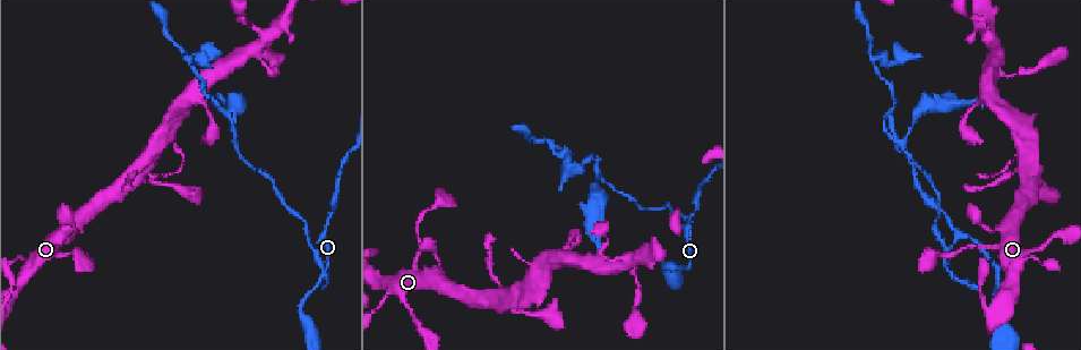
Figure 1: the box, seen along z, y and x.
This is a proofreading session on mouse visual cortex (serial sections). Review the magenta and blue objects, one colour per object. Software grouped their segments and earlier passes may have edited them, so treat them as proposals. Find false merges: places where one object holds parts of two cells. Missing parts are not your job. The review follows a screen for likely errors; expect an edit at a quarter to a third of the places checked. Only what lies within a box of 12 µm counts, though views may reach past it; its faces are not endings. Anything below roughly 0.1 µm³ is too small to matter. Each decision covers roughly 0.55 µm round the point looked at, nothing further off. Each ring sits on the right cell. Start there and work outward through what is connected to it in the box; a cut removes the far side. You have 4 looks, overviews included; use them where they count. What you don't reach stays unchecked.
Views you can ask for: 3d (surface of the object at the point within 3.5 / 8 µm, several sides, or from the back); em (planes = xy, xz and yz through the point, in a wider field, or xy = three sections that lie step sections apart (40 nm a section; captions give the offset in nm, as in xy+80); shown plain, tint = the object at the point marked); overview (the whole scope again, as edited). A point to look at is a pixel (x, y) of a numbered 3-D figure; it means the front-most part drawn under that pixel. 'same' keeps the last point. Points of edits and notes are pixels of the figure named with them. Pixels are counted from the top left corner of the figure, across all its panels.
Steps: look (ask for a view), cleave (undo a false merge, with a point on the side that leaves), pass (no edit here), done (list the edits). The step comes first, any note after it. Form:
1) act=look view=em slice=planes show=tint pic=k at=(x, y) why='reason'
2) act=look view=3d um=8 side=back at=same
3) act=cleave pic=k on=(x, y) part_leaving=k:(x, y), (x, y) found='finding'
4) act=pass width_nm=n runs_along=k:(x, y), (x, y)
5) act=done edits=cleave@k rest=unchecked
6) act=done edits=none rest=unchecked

act=look view=3d um=3.5 pic=1 at=(311, 246) why='abrupt turn'

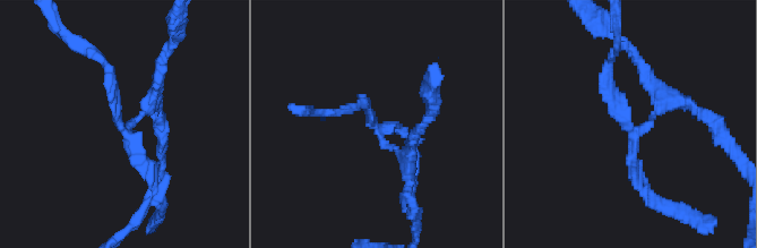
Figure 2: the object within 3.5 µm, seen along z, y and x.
act=look view=em slice=xy step=5 show=tint pic=2 at=(375, 126)

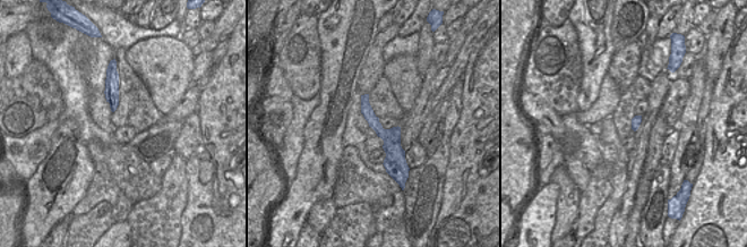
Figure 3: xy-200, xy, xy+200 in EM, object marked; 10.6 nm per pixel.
act=cleave pic=2 on=(138, 144) part_leaving=2:(138, 117), (117, 120), (100, 58) found='a second cell is stuck on'

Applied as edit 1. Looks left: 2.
act=look view=em slice=xy step=3 show=tint pic=1 at=(429, 281) why='abrupt turn'

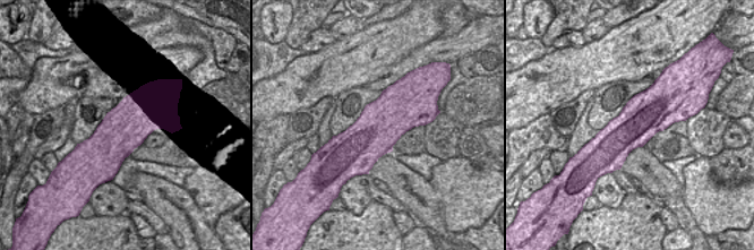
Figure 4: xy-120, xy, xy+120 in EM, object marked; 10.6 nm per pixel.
act=look view=3d um=3.5 at=same

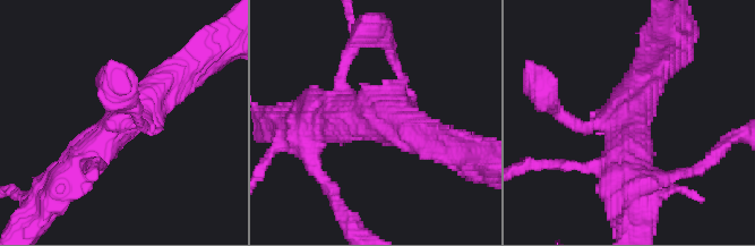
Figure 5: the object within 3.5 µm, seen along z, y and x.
act=pass arms=3 runs_along=5:(69, 172), (94, 144), (178, 75) found='all the same cell'

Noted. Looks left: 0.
act=done edits=cleave@2 rest=unchecked

